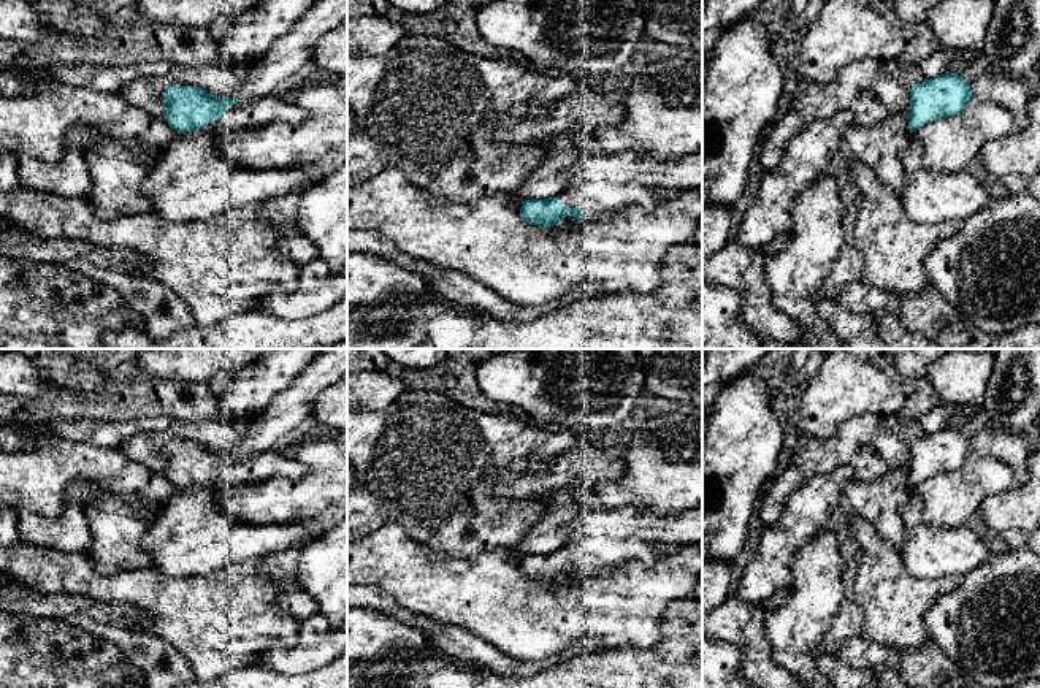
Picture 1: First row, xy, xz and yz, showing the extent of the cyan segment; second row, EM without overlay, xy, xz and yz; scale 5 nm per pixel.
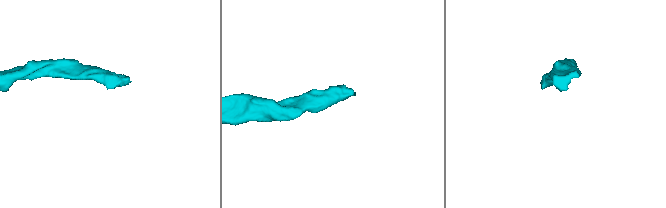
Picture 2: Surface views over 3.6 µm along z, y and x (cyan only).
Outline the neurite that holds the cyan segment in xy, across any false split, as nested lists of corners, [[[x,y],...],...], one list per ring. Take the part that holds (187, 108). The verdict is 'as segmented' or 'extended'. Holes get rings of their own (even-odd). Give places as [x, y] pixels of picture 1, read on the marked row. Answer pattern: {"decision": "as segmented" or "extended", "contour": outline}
{"decision": "extended", "contour": [[[173,84],[163,92],[163,103],[163,119],[181,135],[166,147],[157,168],[143,181],[143,193],[152,201],[151,211],[163,220],[174,224],[212,220],[233,208],[247,208],[268,198],[300,193],[320,179],[304,168],[247,170],[235,166],[219,152],[217,132],[220,128],[263,127],[274,120],[300,124],[306,117],[304,109],[289,103],[279,94],[220,100],[205,89]]]}

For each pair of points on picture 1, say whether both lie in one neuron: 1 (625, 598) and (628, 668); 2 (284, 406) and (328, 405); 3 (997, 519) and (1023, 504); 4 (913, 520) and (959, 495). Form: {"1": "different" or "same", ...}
{"1": "different", "2": "different", "3": "same", "4": "different"}

